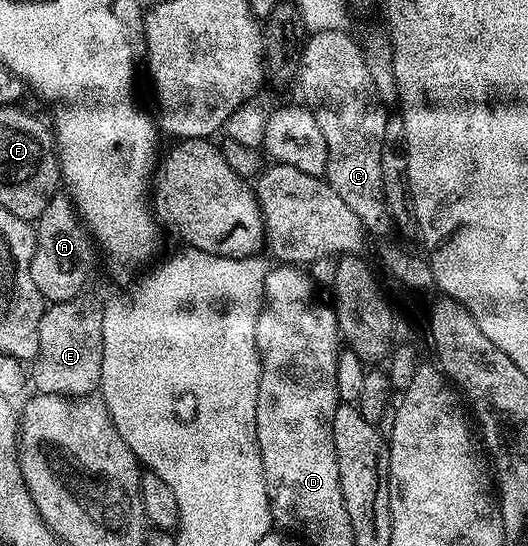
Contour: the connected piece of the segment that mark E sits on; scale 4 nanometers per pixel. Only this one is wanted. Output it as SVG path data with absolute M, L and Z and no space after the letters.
M76 298L51 304L39 323L39 355L34 361L33 384L48 396L90 396L99 387L103 357L103 310L91 300Z

